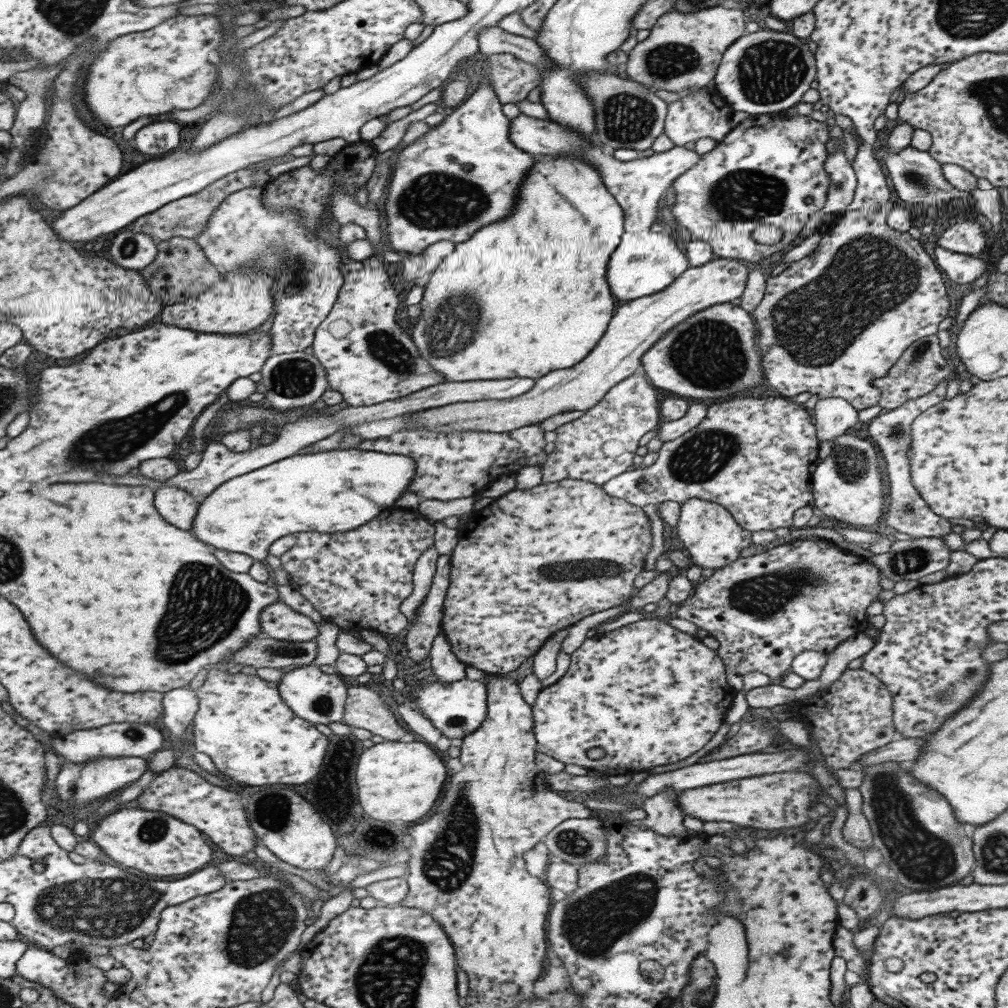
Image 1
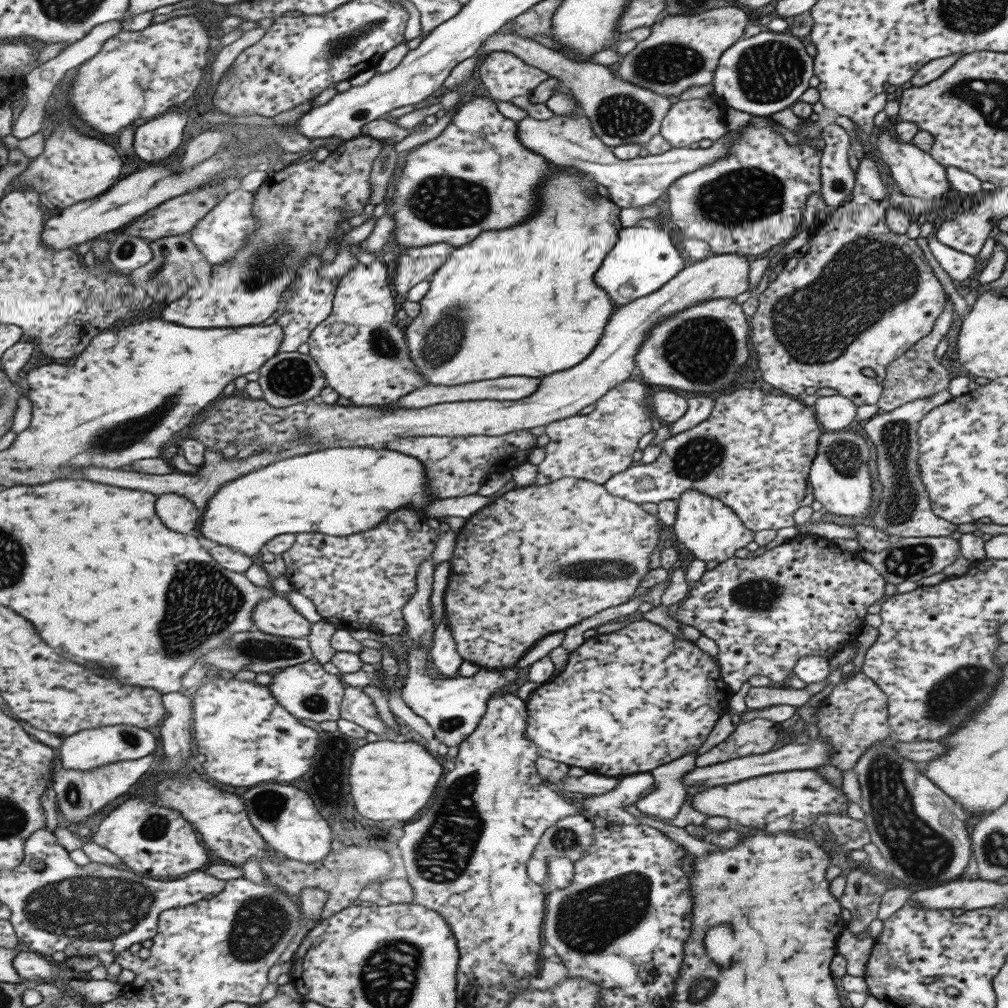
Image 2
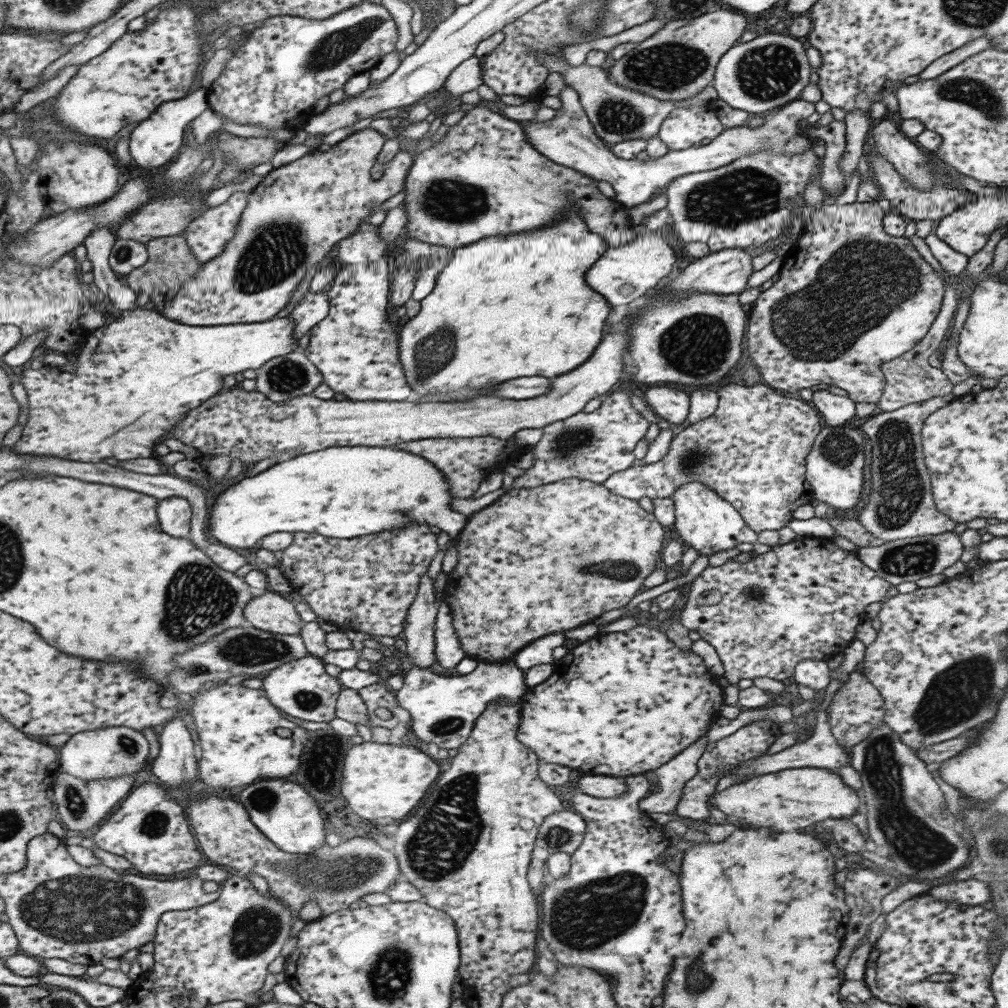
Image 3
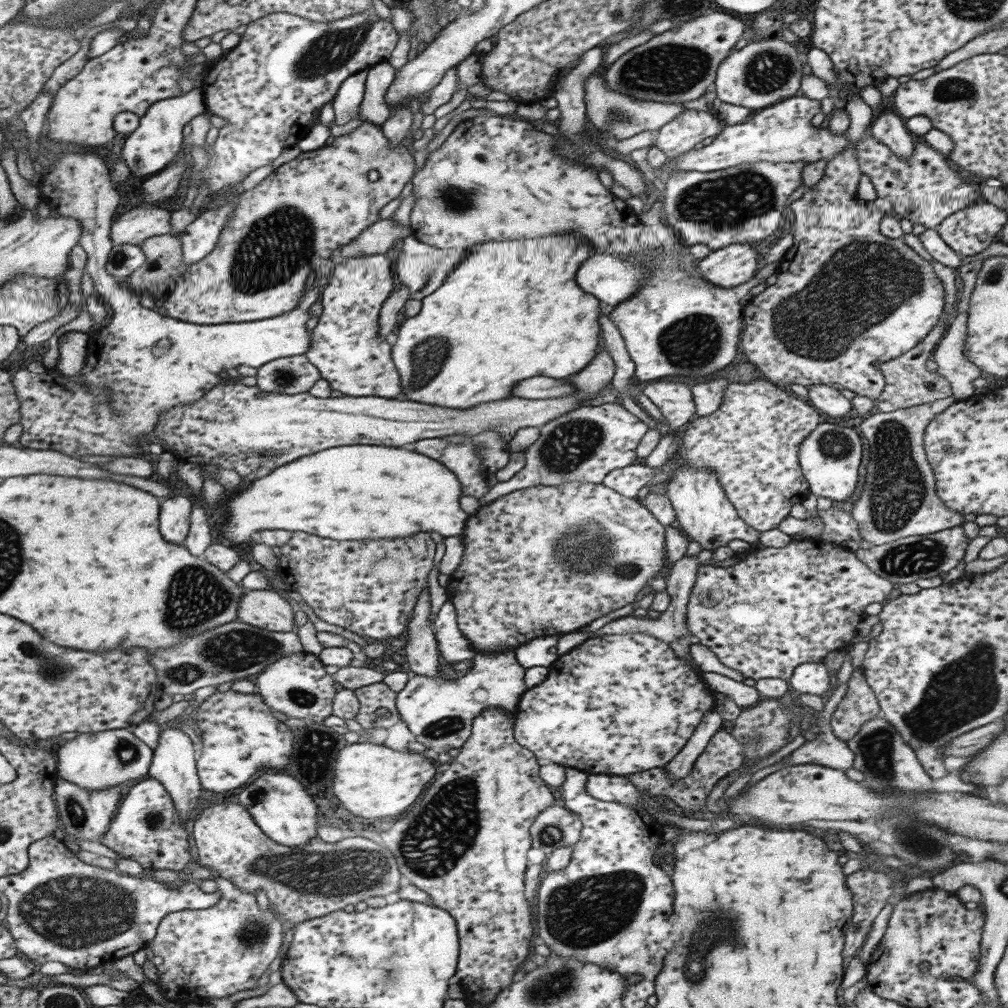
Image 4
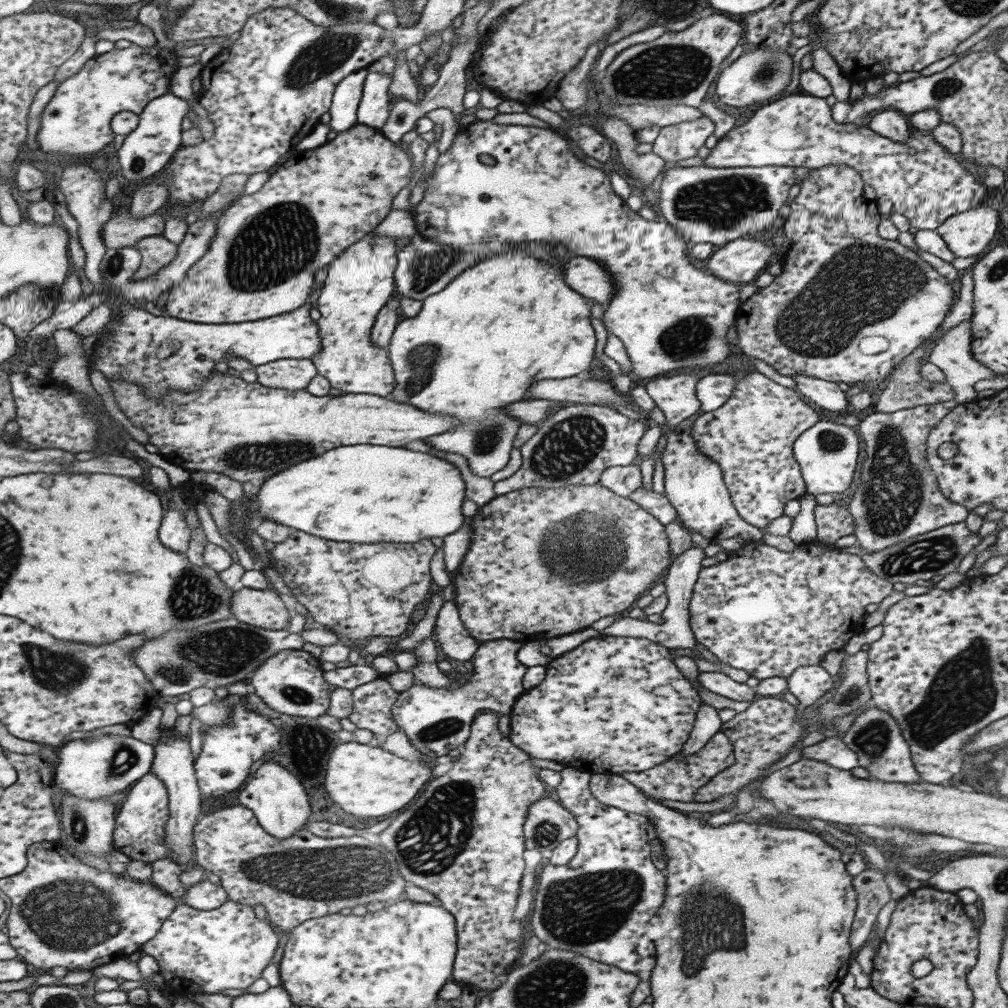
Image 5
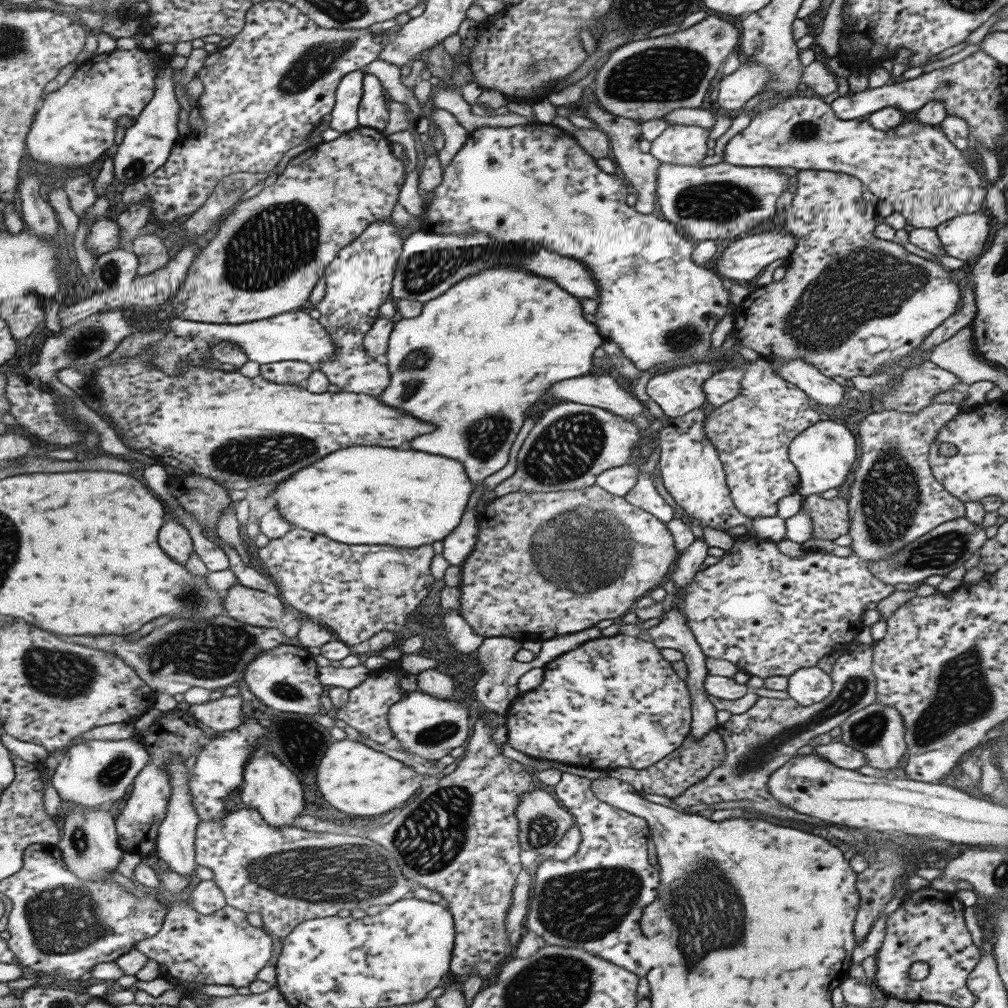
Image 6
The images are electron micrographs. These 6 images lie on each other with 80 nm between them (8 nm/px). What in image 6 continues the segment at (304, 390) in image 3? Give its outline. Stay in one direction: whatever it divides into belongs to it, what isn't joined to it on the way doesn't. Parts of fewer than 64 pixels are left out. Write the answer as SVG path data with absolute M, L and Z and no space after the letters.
M283 360L259 365L259 376L277 384L303 385L313 368L306 362Z

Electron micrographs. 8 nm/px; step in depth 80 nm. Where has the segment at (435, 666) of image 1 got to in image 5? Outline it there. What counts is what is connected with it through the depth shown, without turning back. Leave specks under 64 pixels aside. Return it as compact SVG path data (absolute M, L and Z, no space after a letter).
M443 602L434 628L439 648L446 656L453 660L469 660L475 656L478 642L467 634L454 602Z

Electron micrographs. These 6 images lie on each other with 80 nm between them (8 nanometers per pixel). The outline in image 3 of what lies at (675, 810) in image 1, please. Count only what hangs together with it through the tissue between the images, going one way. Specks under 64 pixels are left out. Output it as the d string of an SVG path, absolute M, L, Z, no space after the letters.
M707 735L700 736L696 741L689 743L689 746L681 750L677 756L653 770L658 782L657 790L649 791L640 800L638 807L642 813L648 815L651 812L664 812L667 814L675 810L677 801L680 799L680 790L687 780L695 776L696 762L707 743Z

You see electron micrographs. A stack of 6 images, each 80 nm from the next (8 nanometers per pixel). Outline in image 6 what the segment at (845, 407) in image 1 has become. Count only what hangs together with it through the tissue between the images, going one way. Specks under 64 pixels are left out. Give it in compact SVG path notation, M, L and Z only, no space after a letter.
M790 358L774 367L783 380L799 387L810 400L830 407L843 404L846 387L823 376L812 364L803 359Z

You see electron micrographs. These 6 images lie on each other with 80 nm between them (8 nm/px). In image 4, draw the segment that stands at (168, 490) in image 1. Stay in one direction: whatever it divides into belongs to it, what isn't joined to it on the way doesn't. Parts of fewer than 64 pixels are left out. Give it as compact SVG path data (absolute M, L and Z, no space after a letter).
M177 494L160 500L159 532L165 542L182 545L188 534L191 497Z

